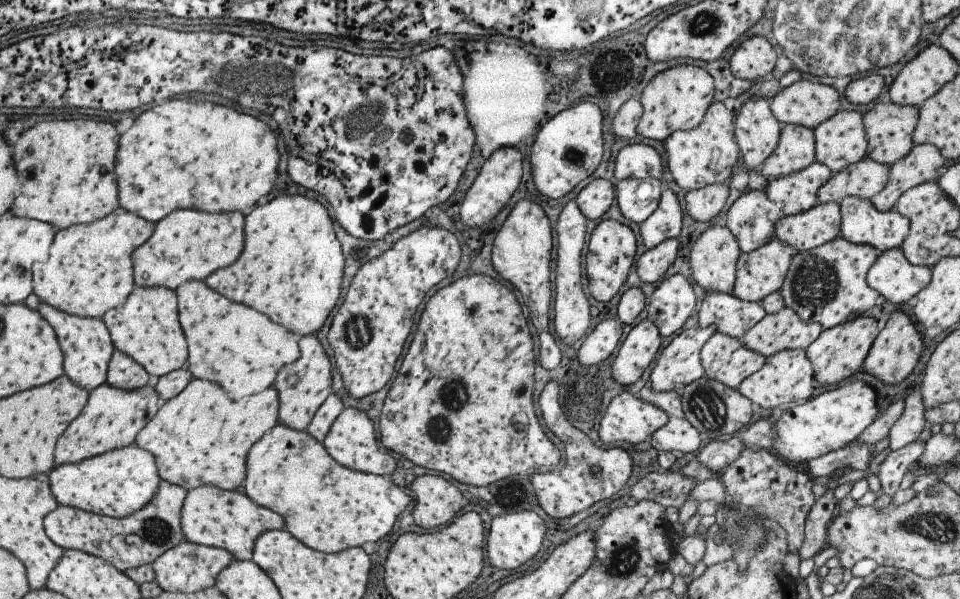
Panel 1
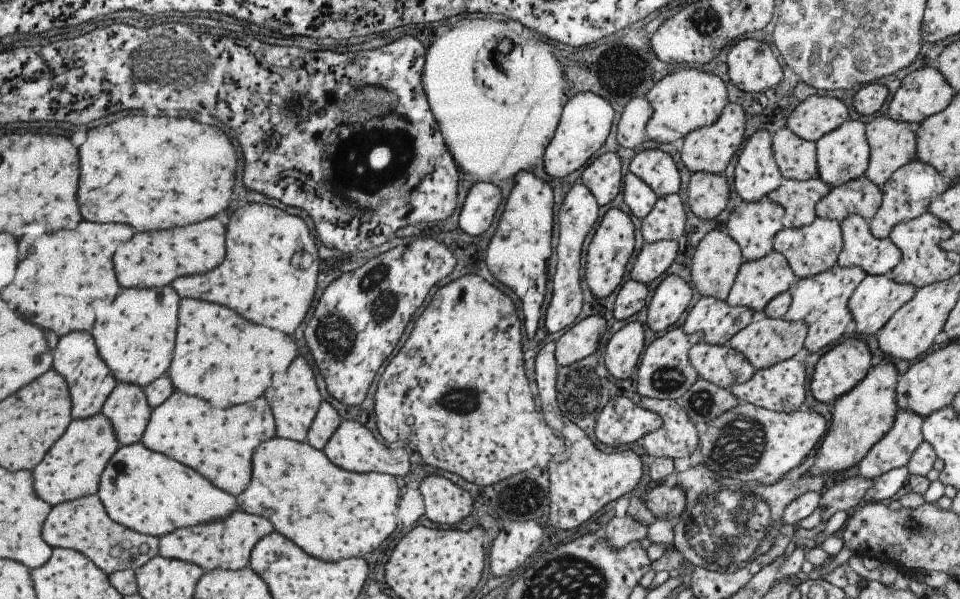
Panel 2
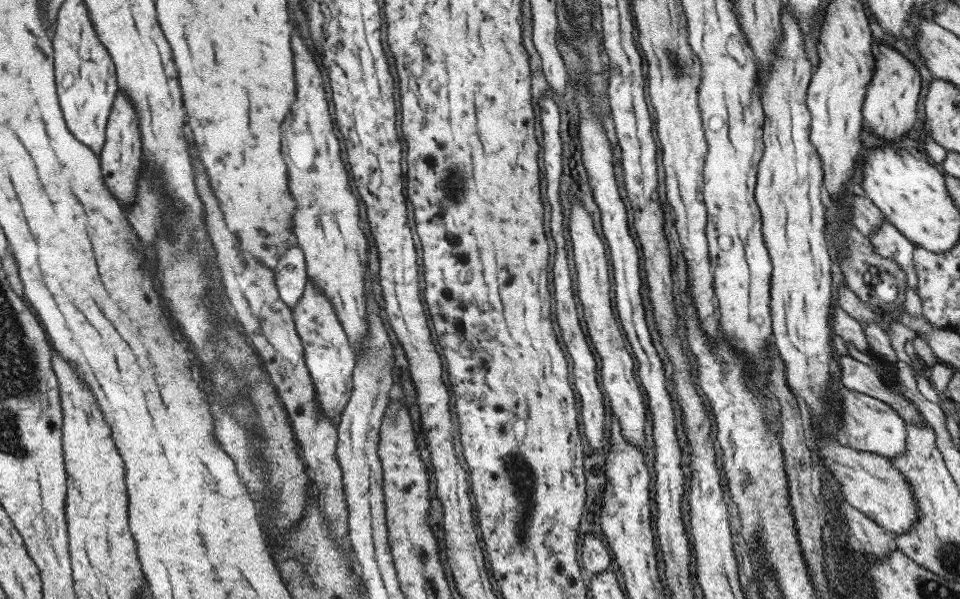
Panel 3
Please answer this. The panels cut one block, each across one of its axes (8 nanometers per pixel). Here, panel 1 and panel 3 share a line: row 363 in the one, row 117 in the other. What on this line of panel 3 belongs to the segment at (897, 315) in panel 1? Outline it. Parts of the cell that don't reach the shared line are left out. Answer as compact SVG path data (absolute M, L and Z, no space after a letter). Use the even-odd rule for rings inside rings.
M887 43L880 44L879 56L874 58L876 58L876 68L868 84L862 106L865 128L876 138L881 138L884 143L902 140L918 118L916 110L918 110L918 98L922 92L920 73L916 70L913 61L892 46L888 46Z

